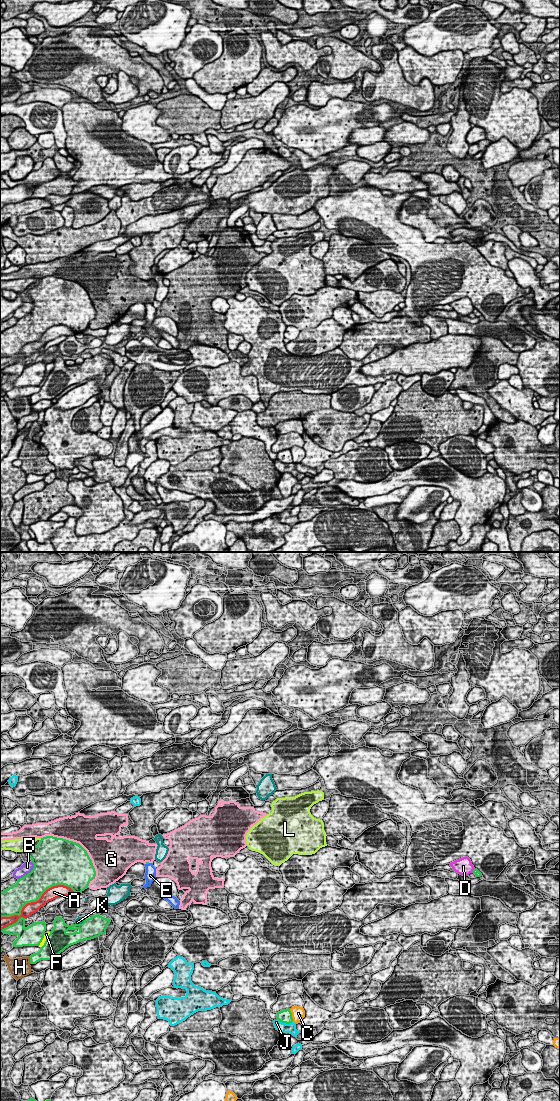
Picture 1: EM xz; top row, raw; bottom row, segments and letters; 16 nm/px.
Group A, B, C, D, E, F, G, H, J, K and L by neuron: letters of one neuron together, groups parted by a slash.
A / B / C / D / E / F / G H / J / K / L

